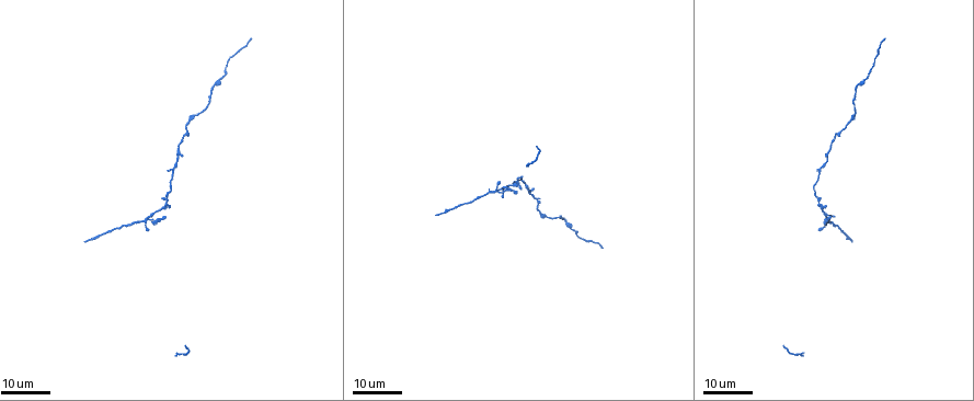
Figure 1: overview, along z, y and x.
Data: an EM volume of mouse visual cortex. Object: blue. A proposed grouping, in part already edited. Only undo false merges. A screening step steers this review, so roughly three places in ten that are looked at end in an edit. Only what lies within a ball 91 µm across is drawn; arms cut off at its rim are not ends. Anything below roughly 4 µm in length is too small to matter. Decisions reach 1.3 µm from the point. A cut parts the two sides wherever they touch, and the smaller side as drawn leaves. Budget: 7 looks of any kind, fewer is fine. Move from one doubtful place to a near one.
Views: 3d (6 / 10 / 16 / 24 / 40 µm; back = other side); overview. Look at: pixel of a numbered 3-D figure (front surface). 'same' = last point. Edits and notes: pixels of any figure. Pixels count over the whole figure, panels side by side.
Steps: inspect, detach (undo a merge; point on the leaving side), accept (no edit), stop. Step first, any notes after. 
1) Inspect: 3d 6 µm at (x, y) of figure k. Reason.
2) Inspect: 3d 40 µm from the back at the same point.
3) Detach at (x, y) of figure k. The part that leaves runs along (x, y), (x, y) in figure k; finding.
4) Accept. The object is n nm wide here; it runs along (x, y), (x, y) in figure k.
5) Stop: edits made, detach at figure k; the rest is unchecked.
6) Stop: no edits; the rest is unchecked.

Inspect: 3d 24 µm at (176, 158) of figure 1.

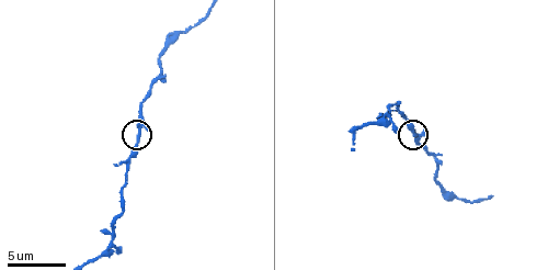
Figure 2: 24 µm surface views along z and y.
Inspect: 3d 6 µm at (140, 132) of figure 2. Closer look.

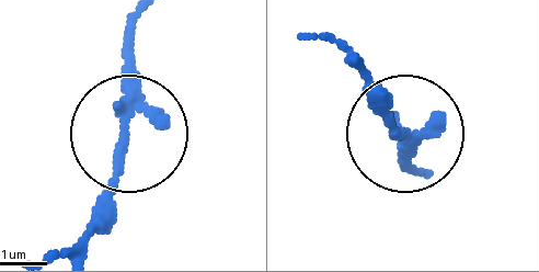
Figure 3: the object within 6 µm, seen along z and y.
Accept. The object is 190 nm wide here; it runs along (353, 55), (400, 134), (400, 165) in figure 3; continuous, no second neuron.

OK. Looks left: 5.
Inspect: 3d 6 µm at (439, 168) of figure 2. Side arm on a straight run.

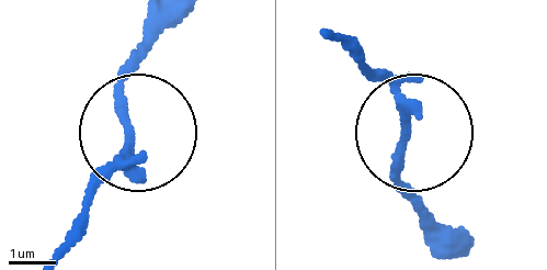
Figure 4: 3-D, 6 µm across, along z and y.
Accept. It runs along (60, 242), (132, 135), (132, 57) in figure 4; one neuron here.

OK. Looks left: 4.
Inspect: 3d 24 µm at (495, 190) of figure 1. Four-way junction.

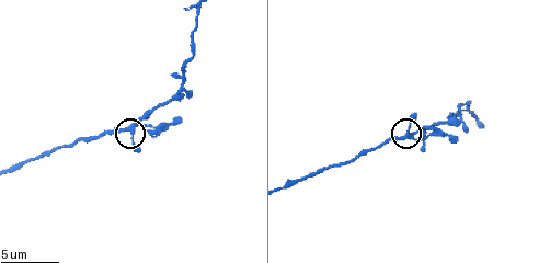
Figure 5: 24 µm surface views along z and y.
Inspect: 3d 10 µm at (407, 136) of figure 5.

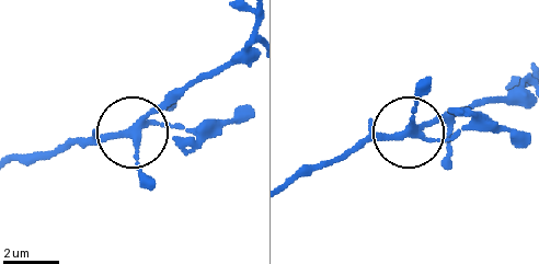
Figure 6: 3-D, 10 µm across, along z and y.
Accept. It runs along (251, 36), (181, 87), (132, 134), (70, 136) in figure 6; one neuron here.

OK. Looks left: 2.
Stop: no edits; the rest is unchecked.

